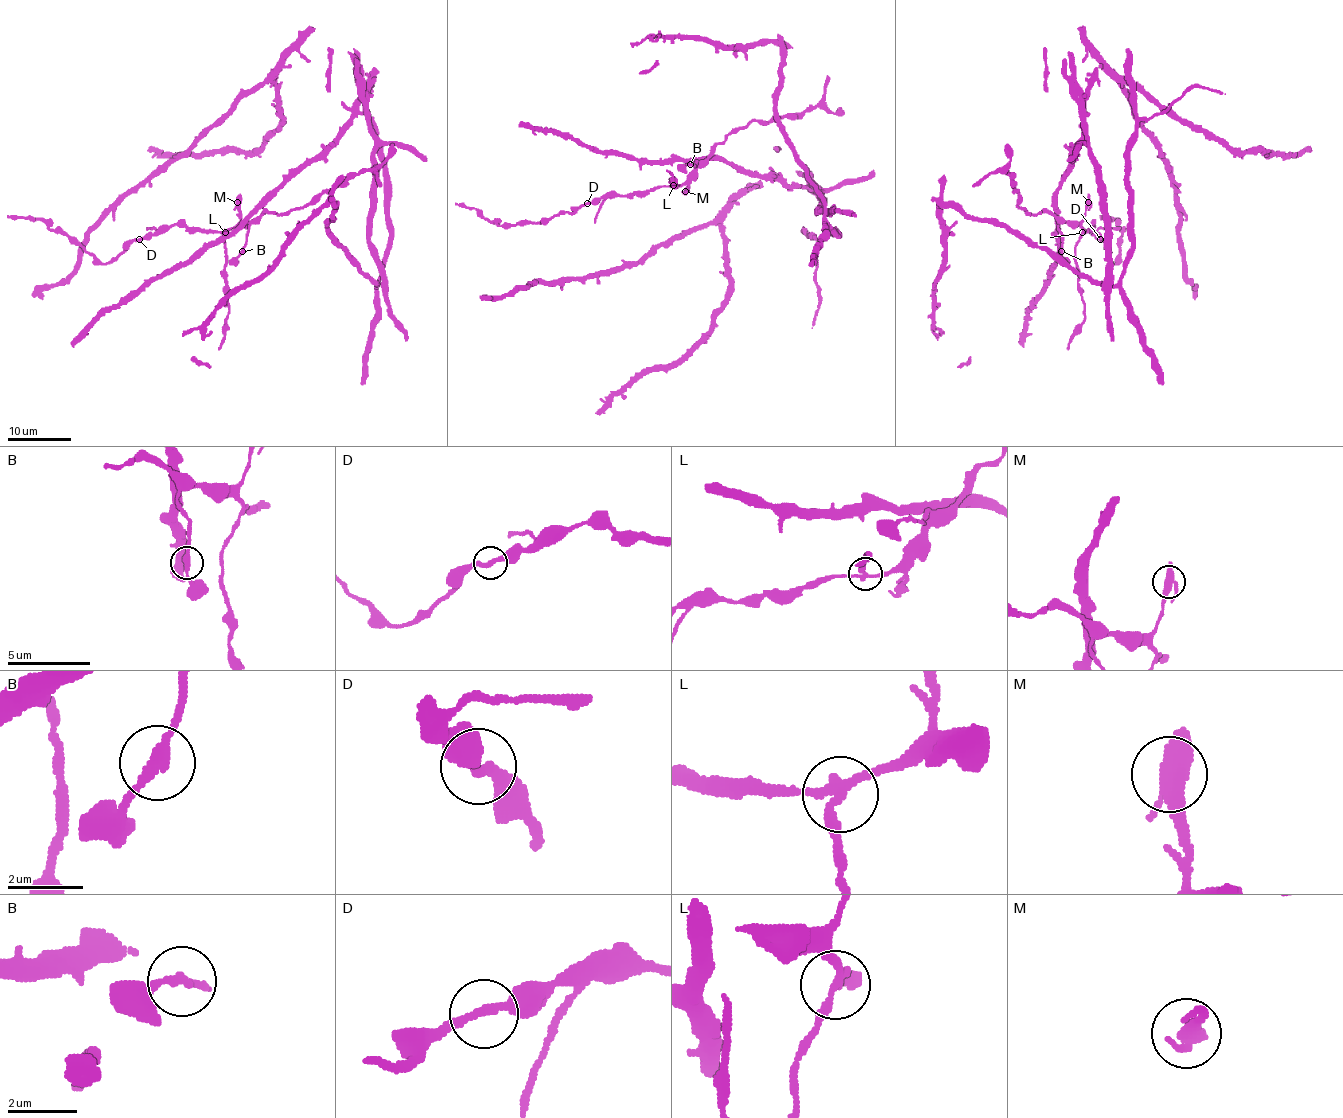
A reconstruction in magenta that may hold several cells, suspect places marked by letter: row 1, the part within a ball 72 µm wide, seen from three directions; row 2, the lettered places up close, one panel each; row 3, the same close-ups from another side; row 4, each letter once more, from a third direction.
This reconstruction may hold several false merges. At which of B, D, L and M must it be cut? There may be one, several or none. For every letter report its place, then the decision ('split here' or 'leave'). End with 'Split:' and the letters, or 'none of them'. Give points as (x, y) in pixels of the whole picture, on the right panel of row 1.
B: (1061, 251) | leave
D: (1100, 239) | leave
L: (1082, 232) | split here
M: (1088, 202) | leave
Split: L

